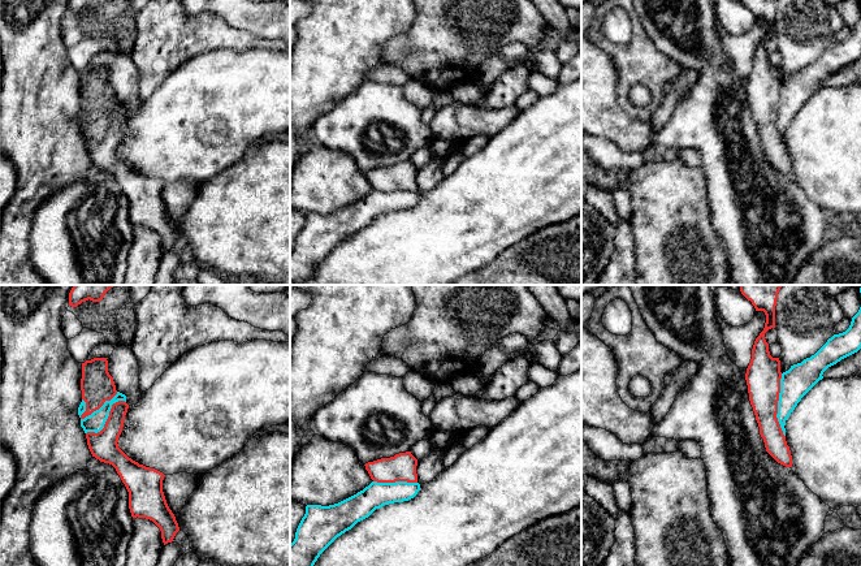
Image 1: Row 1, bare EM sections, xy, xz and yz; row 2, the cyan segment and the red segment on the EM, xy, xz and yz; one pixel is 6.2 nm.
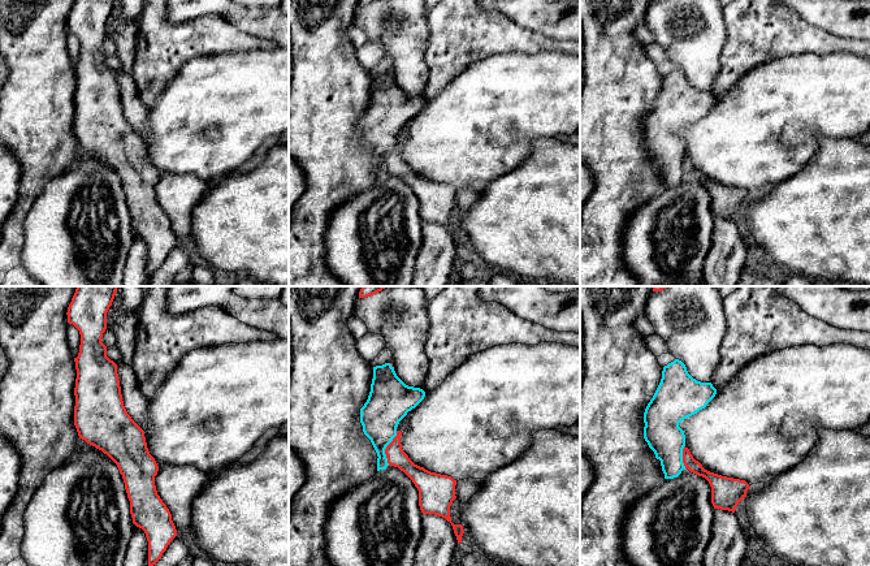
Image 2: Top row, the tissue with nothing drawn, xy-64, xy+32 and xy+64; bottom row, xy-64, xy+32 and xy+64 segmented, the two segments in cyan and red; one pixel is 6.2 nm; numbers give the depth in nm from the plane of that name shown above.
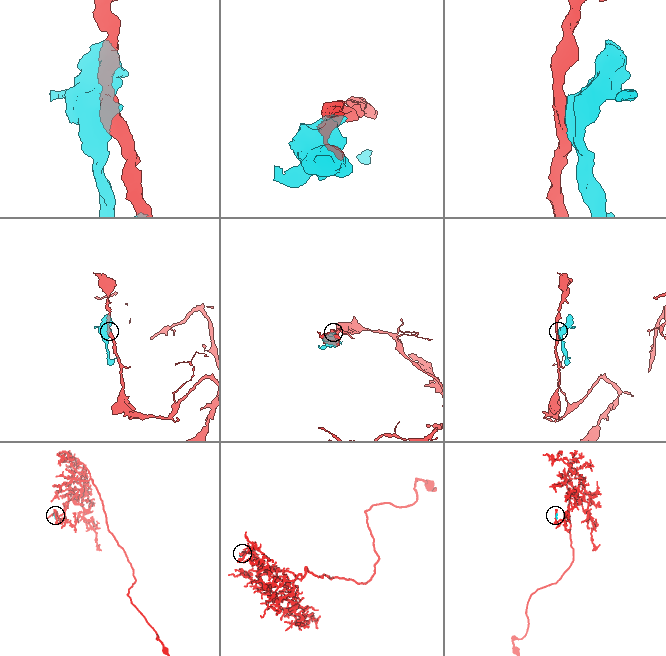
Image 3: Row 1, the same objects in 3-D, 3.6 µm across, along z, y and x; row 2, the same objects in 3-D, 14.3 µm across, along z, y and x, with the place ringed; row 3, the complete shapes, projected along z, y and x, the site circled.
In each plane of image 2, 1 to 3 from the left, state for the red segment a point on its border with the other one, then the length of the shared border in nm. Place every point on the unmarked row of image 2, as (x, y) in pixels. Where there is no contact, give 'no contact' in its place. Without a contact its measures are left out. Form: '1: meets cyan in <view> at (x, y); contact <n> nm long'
1: no contact
2: meets cyan in xy+32 at (385, 156); contact 220 nm long
3: meets cyan in xy+64 at (682, 165); contact 140 nm long

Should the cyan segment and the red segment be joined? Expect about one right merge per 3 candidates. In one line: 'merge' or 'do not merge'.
do not merge

